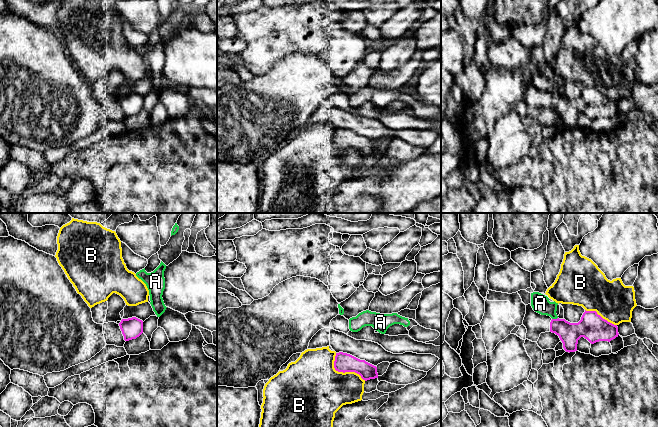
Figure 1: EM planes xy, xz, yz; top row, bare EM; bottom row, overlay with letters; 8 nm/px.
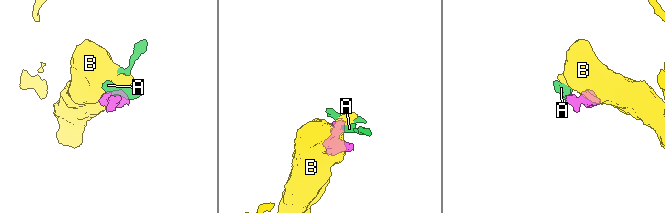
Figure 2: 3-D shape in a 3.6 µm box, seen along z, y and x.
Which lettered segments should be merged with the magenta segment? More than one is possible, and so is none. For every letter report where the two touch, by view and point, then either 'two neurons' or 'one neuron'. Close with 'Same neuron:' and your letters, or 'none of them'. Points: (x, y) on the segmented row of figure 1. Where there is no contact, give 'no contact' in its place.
A: meets magenta in yz at (554, 319); two neurons
B: meets magenta in xz at (342, 371); two neurons
Same neuron: none of them

